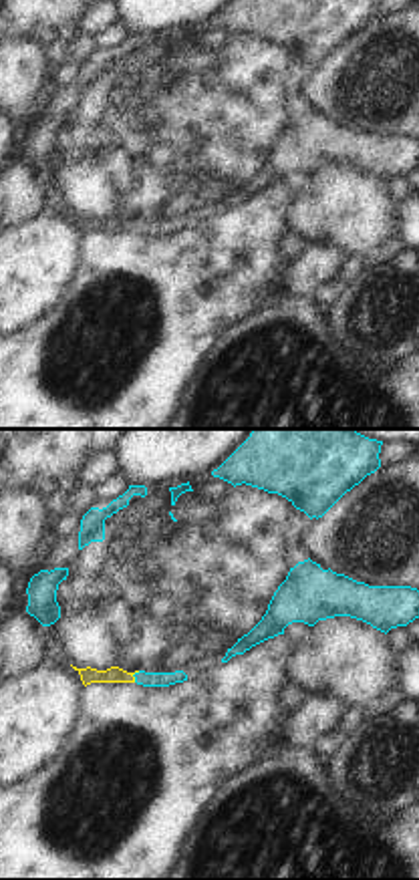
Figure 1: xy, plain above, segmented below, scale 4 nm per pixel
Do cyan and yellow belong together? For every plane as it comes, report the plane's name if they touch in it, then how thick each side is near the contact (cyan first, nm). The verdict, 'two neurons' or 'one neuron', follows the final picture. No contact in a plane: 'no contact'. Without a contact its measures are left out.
meets cyan in xy; 60 nm thick on the cyan side, 70 nm on the other

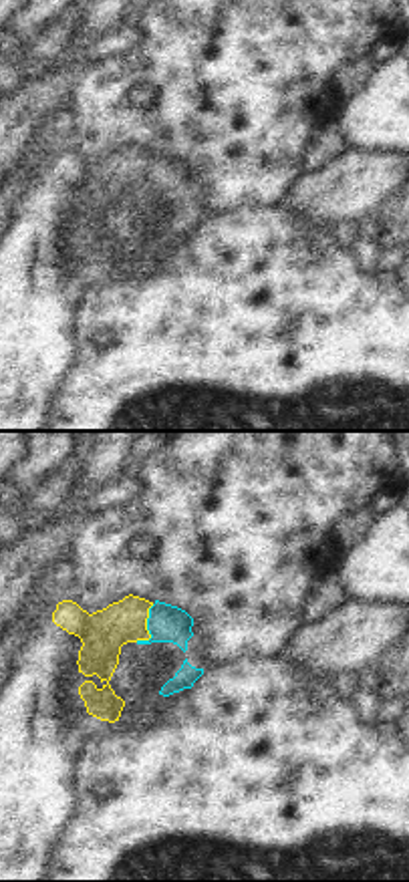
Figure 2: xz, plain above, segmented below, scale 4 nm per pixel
meets cyan in xz; 150 nm thick on the cyan side, 180 nm on the other

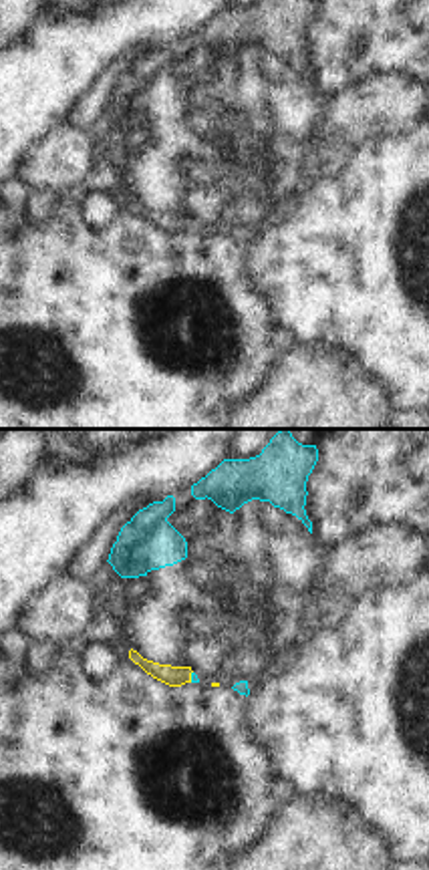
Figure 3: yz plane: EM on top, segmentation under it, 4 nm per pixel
meets cyan in yz; 30 nm thick on the cyan side, 80 nm on the other

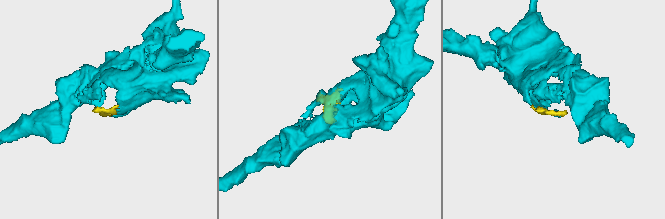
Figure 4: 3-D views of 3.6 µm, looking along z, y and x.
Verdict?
two neurons

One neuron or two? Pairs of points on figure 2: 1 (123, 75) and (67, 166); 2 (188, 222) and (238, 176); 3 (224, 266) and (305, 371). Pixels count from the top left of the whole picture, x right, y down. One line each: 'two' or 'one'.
1: one
2: two
3: one

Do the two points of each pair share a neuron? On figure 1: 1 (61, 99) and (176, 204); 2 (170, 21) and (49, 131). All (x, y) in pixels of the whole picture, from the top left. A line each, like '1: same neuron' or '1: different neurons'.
1: same neuron
2: different neurons

